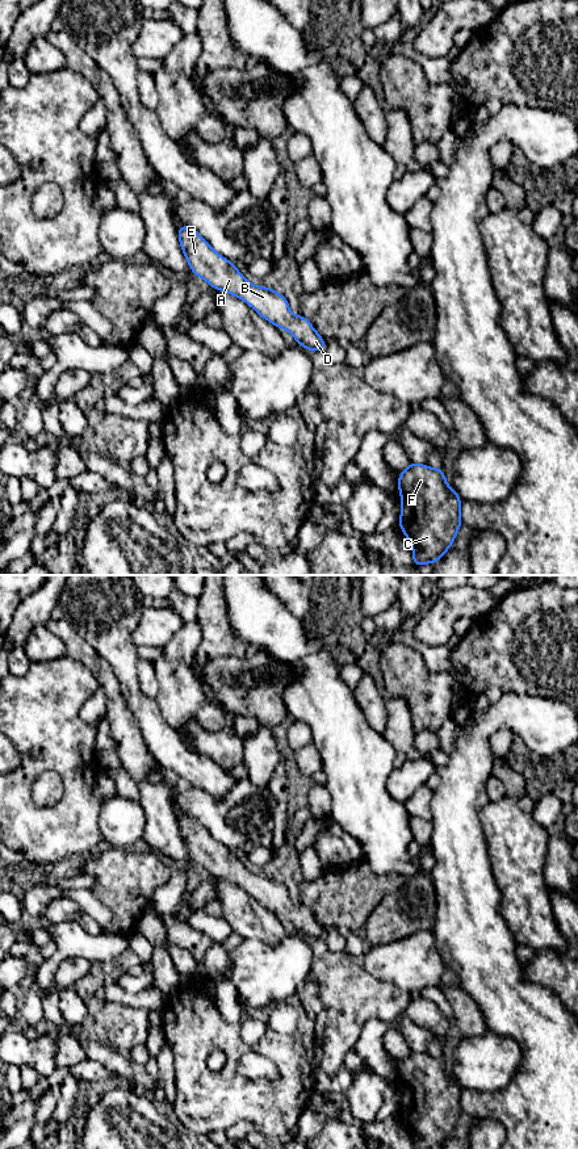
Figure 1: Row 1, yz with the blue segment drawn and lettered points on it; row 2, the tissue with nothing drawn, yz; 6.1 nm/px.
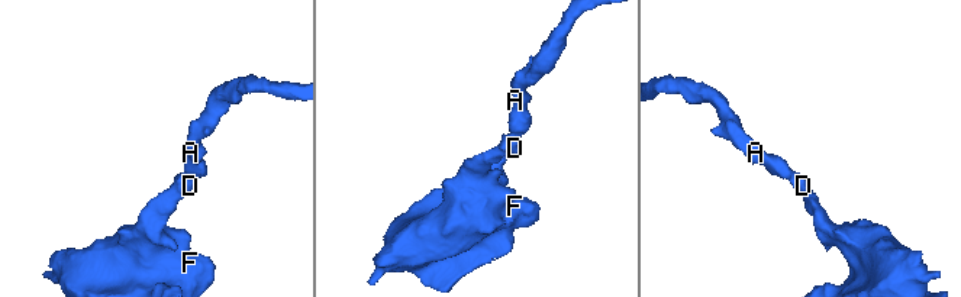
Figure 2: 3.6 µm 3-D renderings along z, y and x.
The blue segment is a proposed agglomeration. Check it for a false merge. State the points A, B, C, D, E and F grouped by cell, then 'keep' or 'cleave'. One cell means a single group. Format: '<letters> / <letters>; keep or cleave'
A B C D E F; keep

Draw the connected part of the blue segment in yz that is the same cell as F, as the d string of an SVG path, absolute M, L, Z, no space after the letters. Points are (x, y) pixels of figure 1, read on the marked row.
M410 461L409 467L398 474L401 492L399 529L415 552L411 565L422 566L437 562L452 548L455 537L462 525L460 507L462 500L445 481L444 467L432 469L427 465Z

